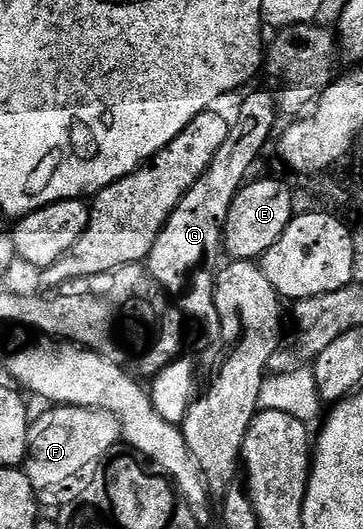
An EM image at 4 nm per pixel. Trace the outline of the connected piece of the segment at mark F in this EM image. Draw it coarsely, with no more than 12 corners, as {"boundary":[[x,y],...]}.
{"boundary":[[58,406],[32,419],[23,465],[39,494],[122,441],[115,414]]}

